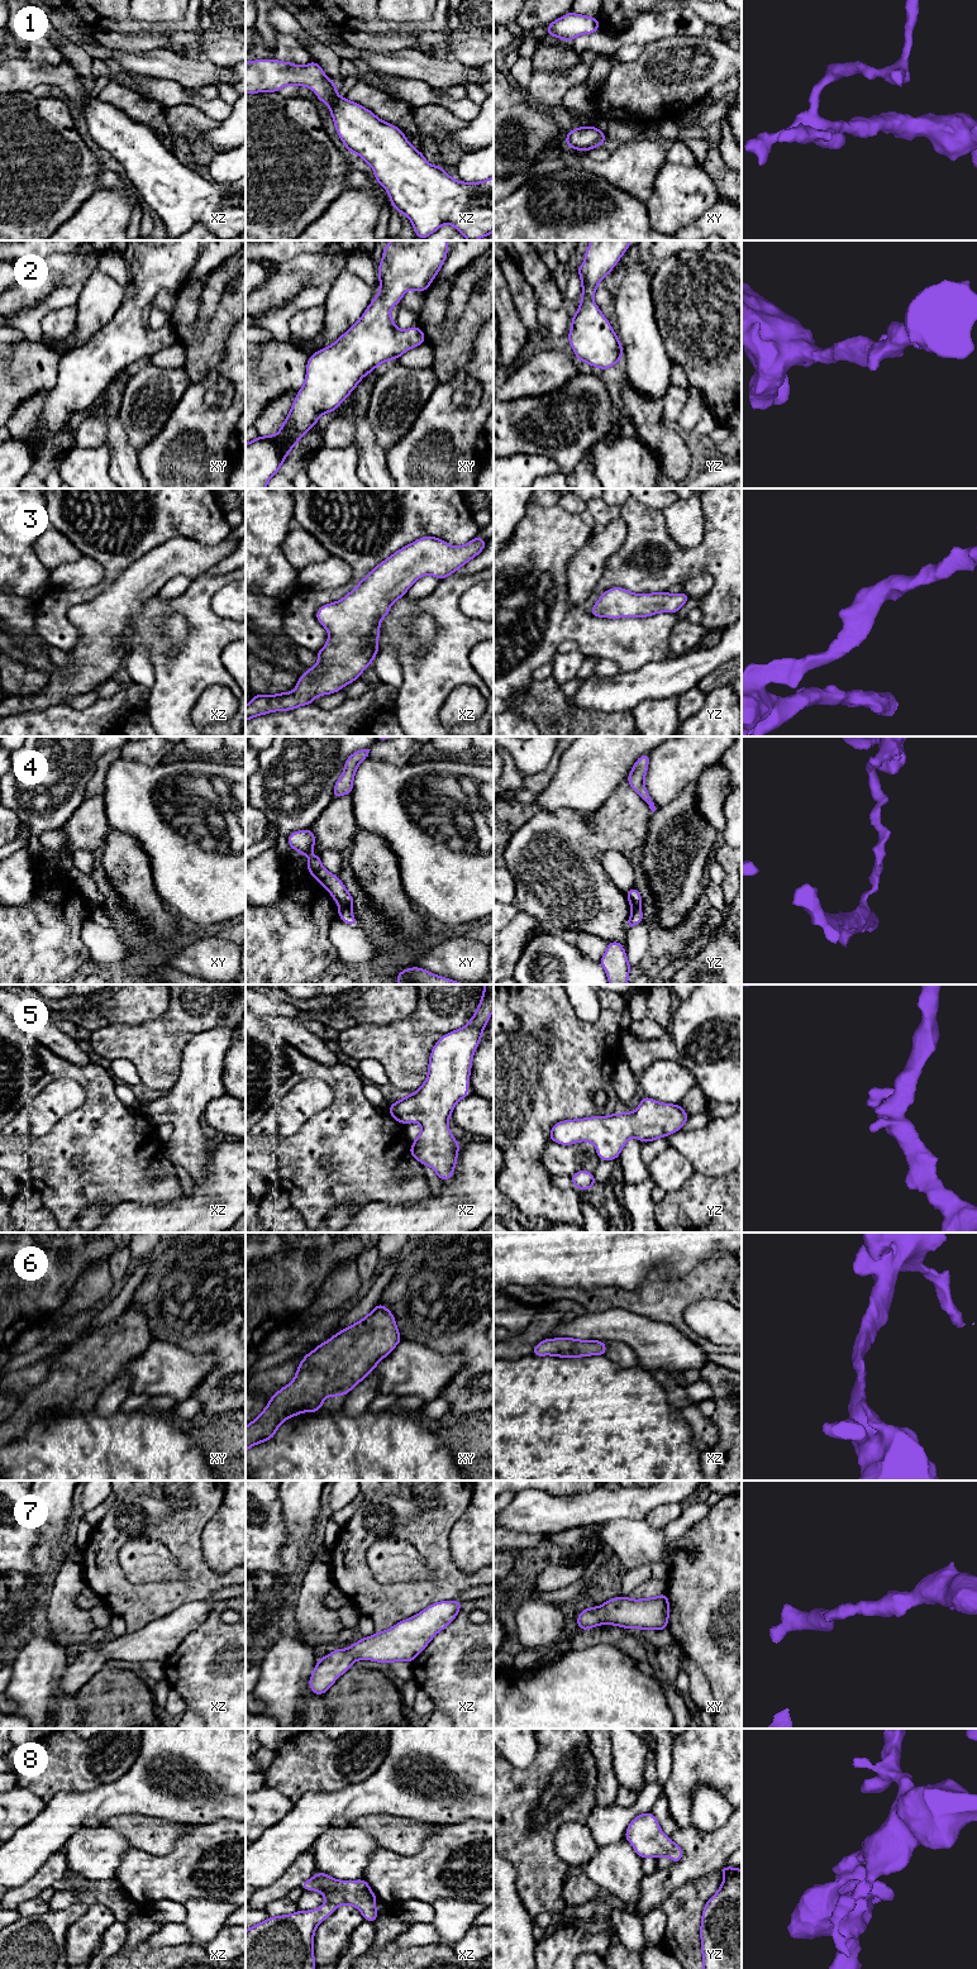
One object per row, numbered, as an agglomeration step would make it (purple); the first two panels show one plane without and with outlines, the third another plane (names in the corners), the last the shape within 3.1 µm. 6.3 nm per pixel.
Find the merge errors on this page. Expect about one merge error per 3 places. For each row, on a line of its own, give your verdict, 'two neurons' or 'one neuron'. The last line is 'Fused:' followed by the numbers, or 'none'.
1: one neuron
2: one neuron
3: one neuron
4: two neurons
5: one neuron
6: one neuron
7: one neuron
8: one neuron
Fused: 4

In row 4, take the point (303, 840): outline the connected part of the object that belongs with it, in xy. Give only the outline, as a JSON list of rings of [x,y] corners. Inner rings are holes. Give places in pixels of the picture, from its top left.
[[[310,829],[299,830],[289,835],[287,843],[300,854],[310,857],[306,863],[308,871],[313,878],[328,890],[338,907],[352,910],[353,897],[345,890],[339,877],[327,871],[321,864],[320,857],[311,853],[315,845],[314,833]]]

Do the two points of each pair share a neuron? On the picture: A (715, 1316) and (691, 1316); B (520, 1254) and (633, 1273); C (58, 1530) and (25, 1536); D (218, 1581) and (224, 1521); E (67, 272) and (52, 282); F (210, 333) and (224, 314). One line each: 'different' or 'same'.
A: same
B: same
C: different
D: different
E: different
F: same

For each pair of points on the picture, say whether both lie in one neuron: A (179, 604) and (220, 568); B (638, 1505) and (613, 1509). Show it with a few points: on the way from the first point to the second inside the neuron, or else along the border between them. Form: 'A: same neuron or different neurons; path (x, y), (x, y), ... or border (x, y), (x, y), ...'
A: different neurons; border (232, 570), (217, 575), (204, 573)
B: same neuron; path (632, 1505), (619, 1505)

